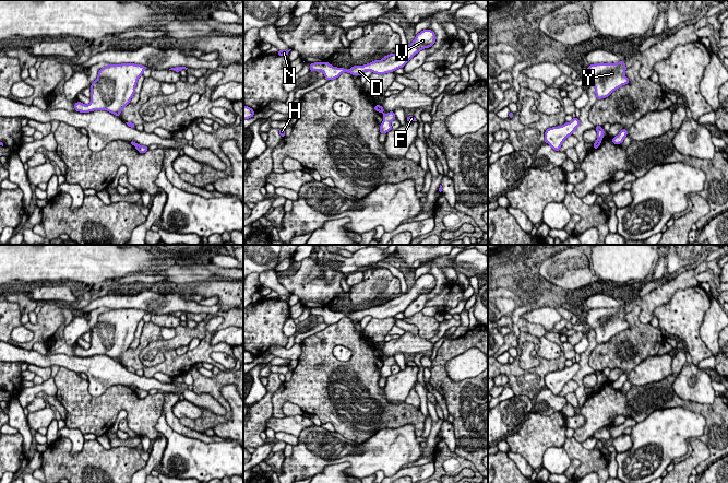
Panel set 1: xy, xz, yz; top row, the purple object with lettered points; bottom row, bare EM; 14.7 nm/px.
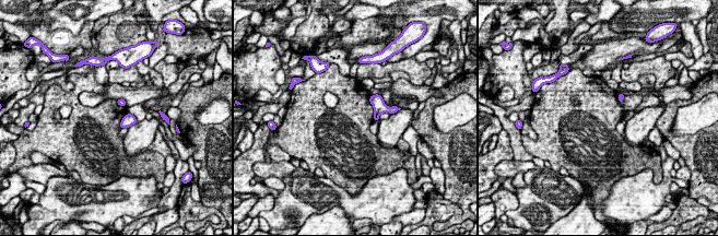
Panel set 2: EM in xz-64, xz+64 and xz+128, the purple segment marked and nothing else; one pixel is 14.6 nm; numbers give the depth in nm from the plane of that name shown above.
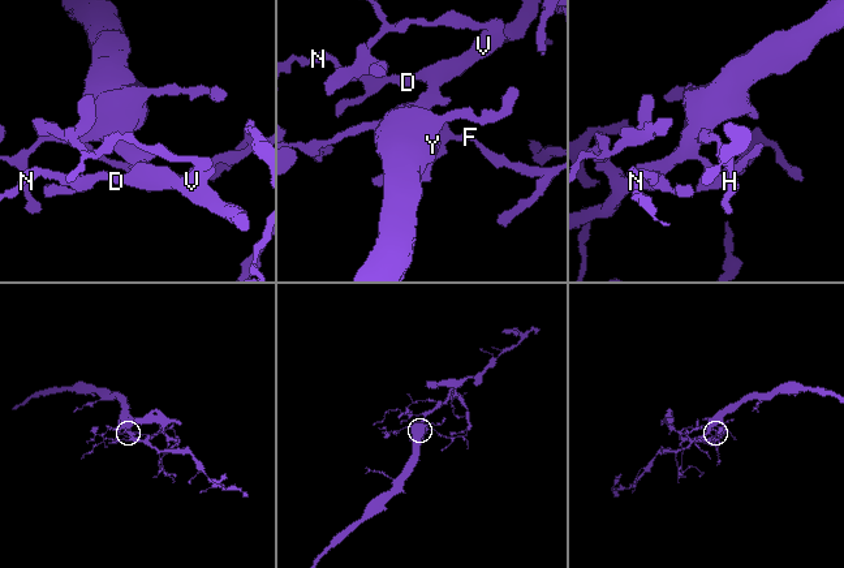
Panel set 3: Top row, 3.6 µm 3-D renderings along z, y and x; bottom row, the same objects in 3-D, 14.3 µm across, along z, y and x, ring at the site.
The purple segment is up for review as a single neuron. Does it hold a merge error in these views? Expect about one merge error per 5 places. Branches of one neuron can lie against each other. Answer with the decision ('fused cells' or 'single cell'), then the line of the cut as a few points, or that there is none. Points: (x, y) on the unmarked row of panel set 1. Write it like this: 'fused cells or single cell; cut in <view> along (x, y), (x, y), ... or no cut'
fused cells; cut in xz along (379, 351), (381, 356)

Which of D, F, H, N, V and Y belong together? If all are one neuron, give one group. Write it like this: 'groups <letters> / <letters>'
groups D H N V Y / F

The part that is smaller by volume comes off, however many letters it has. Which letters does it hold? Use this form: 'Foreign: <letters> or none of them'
Foreign: F

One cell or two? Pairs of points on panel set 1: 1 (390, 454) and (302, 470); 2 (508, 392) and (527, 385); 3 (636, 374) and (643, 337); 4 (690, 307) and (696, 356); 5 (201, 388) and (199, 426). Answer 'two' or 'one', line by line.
1: one
2: two
3: two
4: one
5: one

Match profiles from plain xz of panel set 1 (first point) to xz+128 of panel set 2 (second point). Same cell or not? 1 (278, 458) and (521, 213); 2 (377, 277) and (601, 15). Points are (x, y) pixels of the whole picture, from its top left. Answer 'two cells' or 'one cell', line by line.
1: two cells
2: two cells

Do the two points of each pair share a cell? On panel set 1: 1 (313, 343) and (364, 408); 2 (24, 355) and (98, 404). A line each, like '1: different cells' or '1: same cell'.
1: same cell
2: different cells

